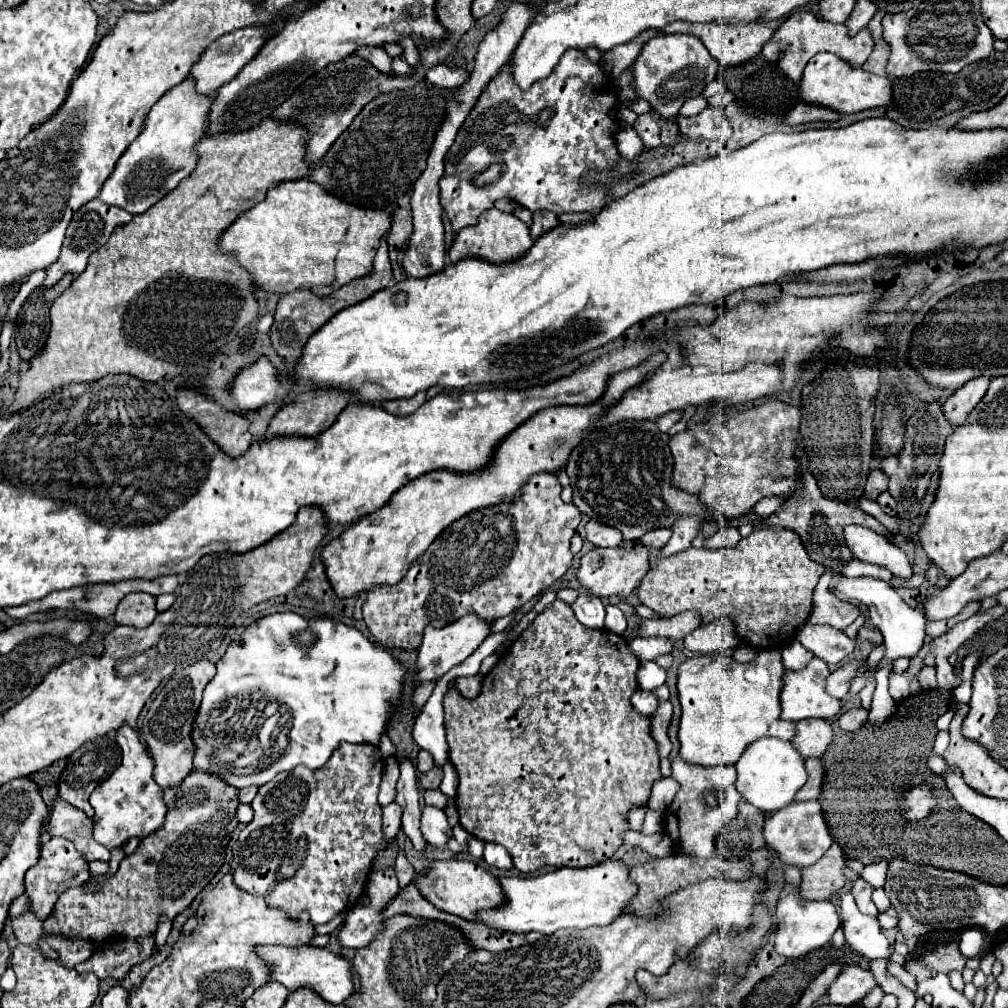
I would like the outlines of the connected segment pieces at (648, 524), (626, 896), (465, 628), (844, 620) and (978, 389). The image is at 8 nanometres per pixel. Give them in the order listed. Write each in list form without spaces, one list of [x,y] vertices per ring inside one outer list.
[[[624,421],[616,423],[610,429],[596,429],[588,433],[570,453],[566,463],[566,473],[570,477],[570,487],[574,489],[574,505],[580,513],[590,519],[596,519],[604,525],[616,527],[622,531],[624,541],[638,541],[644,533],[658,527],[672,527],[682,513],[704,513],[696,495],[684,493],[672,487],[672,453],[668,449],[670,435],[660,433],[654,421]]]
[[[620,859],[604,861],[596,867],[572,869],[558,867],[538,877],[504,877],[500,885],[506,903],[494,911],[478,913],[478,921],[494,925],[502,931],[528,933],[538,931],[550,935],[562,927],[588,929],[592,925],[610,925],[630,905],[638,887],[630,879],[630,865]]]
[[[474,613],[468,615],[468,617],[460,617],[458,621],[442,627],[442,629],[426,627],[422,645],[418,649],[418,661],[416,661],[416,677],[418,677],[418,681],[424,683],[424,681],[432,681],[432,679],[442,677],[452,667],[460,665],[466,657],[470,657],[490,633],[492,633],[492,623],[484,623],[482,619],[476,619]]]
[[[826,569],[820,579],[820,583],[814,589],[814,599],[812,599],[812,611],[806,619],[806,625],[814,625],[814,623],[826,623],[832,625],[836,629],[844,629],[848,627],[858,615],[858,607],[838,599],[836,595],[832,595],[828,586],[833,579],[830,569]]]
[[[976,377],[976,379],[968,381],[964,387],[956,389],[942,405],[942,411],[948,419],[948,423],[952,427],[966,423],[966,417],[982,401],[986,389],[988,389],[988,377]]]

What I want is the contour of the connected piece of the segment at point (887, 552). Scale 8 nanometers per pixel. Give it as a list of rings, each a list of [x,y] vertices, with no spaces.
[[[848,525],[844,529],[844,537],[856,559],[886,567],[894,577],[912,577],[912,567],[904,551],[892,545],[884,535],[878,535],[876,531],[862,525]]]

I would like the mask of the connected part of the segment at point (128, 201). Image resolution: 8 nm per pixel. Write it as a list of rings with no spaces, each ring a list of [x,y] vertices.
[[[186,79],[170,89],[170,93],[166,93],[166,97],[162,97],[150,109],[144,131],[120,157],[114,173],[102,185],[98,199],[108,205],[126,209],[130,215],[140,215],[162,197],[166,197],[172,189],[176,189],[178,183],[188,177],[196,167],[196,143],[208,131],[212,103],[214,95],[196,93],[194,79]]]

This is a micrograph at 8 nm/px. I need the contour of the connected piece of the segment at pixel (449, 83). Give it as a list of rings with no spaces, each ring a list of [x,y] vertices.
[[[444,63],[430,67],[430,71],[426,71],[426,79],[438,87],[458,87],[468,79],[468,73],[464,69],[450,69]]]

